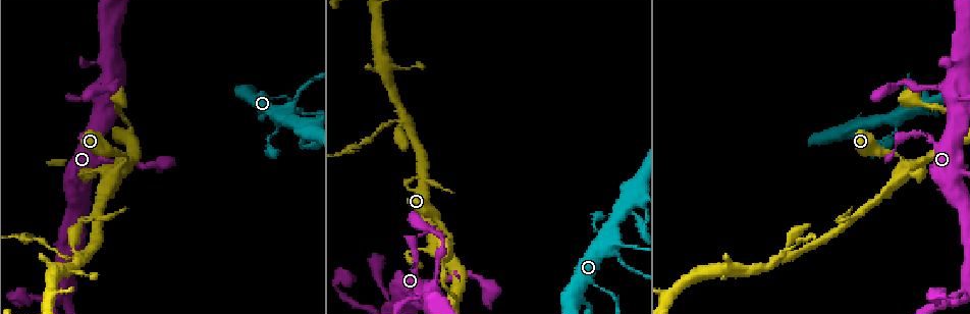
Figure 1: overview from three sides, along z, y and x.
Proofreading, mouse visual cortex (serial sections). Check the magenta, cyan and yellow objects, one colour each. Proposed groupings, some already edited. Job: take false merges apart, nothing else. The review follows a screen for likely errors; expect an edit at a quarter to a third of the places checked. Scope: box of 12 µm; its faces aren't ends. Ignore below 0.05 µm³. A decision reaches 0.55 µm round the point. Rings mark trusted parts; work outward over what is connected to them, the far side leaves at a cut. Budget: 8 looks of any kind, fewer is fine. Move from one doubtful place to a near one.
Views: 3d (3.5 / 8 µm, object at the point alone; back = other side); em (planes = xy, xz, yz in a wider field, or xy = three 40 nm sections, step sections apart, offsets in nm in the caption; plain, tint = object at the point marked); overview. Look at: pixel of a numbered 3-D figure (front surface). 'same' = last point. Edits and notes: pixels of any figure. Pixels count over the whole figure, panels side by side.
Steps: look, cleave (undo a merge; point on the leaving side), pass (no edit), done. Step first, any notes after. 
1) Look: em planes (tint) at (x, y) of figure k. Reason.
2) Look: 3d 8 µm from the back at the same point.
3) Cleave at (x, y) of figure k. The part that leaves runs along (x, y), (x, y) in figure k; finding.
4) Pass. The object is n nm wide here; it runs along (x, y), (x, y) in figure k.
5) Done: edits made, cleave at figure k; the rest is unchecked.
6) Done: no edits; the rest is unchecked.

Look: 3d 8 µm at (612, 245) of figure 1. Thin arm on a thick one.

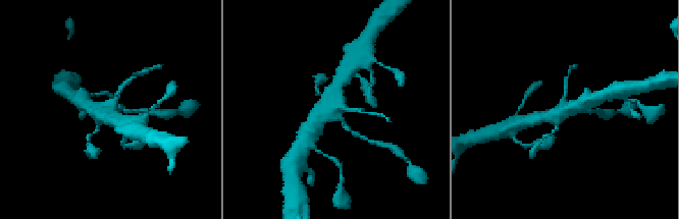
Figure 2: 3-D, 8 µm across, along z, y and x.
Look: 3d 3.5 µm at (335, 107) of figure 2.

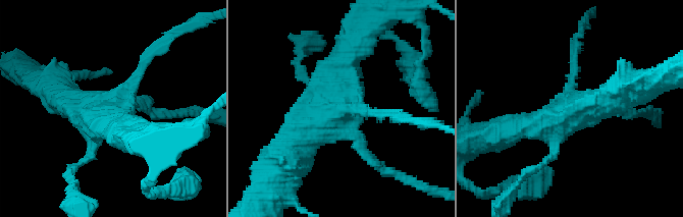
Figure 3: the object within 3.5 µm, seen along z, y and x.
Look: em xy step 3 (tint) at (339, 110) of figure 3. Now the EM.

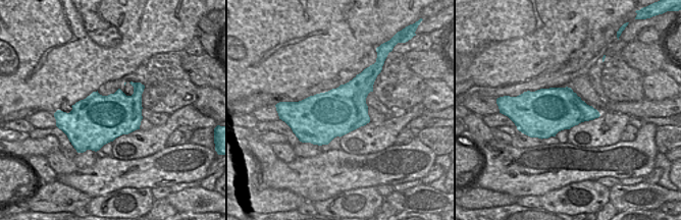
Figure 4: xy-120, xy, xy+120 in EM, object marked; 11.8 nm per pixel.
Pass. Continuous, no second cell.

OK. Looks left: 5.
Look: 3d 3.5 µm at (124, 164) of figure 1. Four or more arms meet.

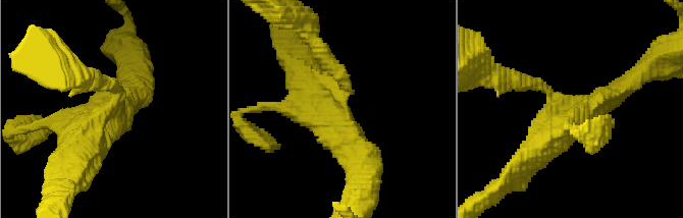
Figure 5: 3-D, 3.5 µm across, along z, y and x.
Look: em xy step 5 (tint) at (554, 109) of figure 5. 4 arms meet here; the arms are 250, 300, 400, 450 nm wide; shape alone is not enough.

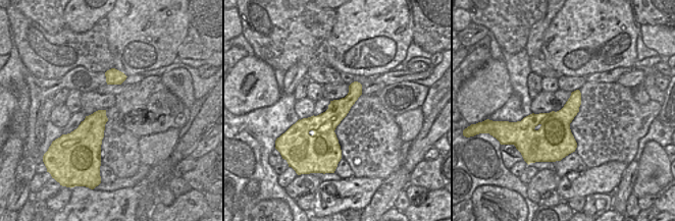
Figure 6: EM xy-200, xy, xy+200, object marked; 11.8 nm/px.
Look: em xy step 1 (tint) at the same point.

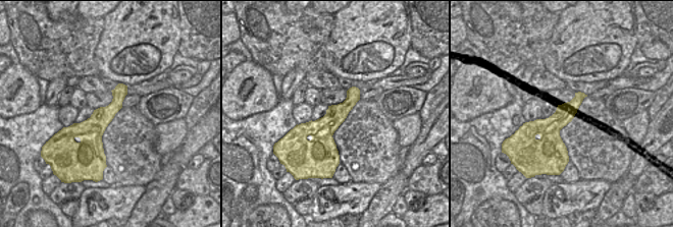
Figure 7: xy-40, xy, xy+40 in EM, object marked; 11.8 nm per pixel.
Pass. It runs along (511, 76), (539, 83), (556, 105), (529, 158) in figure 5; all the same cell.

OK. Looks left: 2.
Done: no edits; the rest is unchecked.

